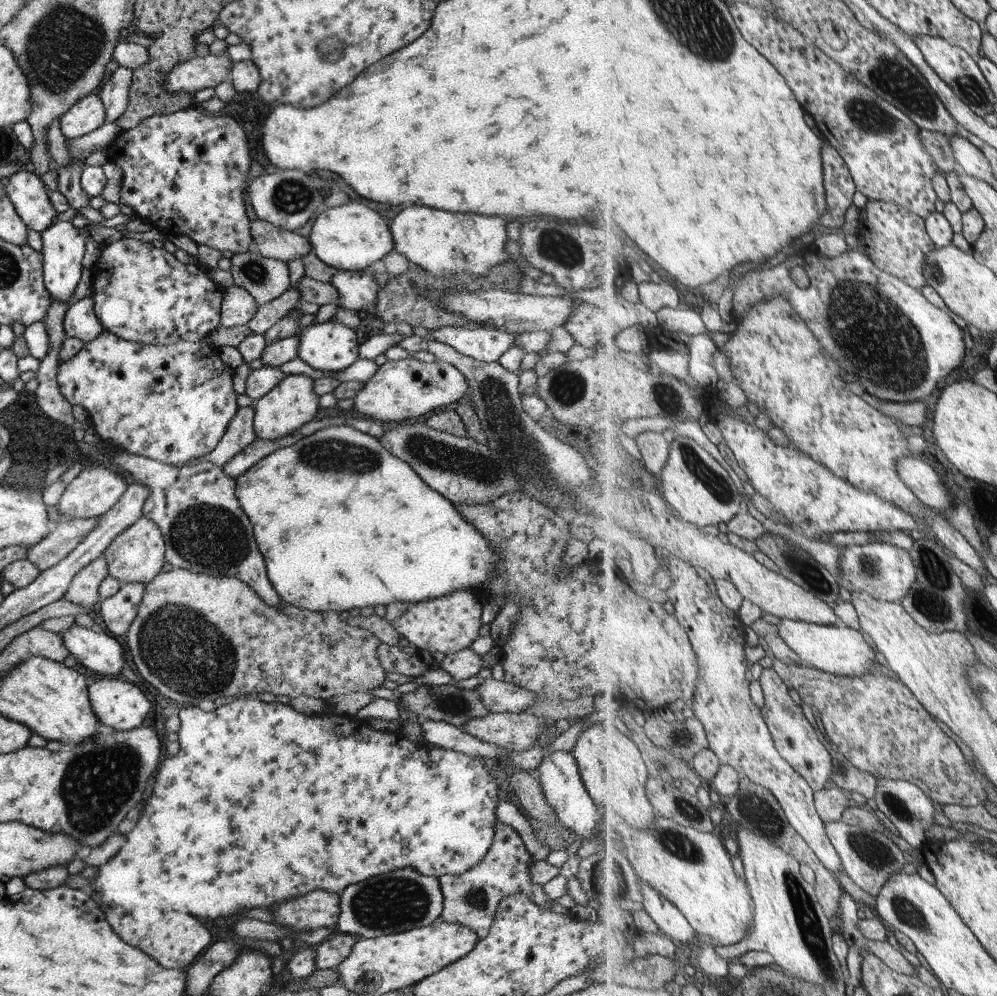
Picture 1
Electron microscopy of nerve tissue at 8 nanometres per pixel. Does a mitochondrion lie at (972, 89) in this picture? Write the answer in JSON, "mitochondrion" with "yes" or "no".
{"mitochondrion":"yes"}

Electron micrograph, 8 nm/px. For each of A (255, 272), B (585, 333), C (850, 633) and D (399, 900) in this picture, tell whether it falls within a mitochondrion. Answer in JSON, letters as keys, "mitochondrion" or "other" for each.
{"A":"mitochondrion","B":"other","C":"other","D":"mitochondrion"}

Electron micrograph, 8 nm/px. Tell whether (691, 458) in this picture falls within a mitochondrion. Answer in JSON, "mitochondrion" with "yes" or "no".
{"mitochondrion":"yes"}

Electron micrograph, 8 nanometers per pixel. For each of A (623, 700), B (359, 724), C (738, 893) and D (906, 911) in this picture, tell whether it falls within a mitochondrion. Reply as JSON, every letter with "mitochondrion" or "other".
{"A":"other","B":"other","C":"other","D":"mitochondrion"}

